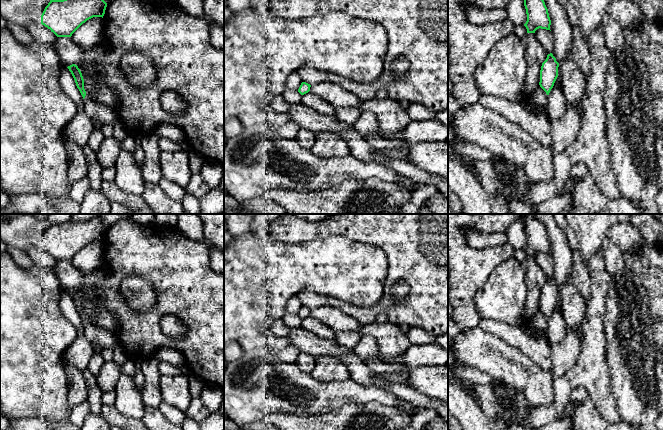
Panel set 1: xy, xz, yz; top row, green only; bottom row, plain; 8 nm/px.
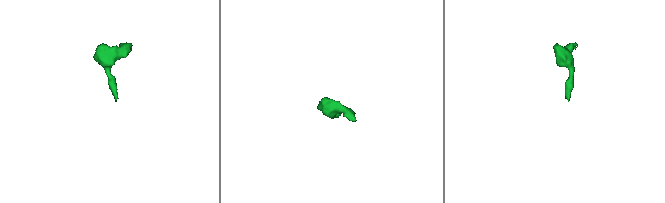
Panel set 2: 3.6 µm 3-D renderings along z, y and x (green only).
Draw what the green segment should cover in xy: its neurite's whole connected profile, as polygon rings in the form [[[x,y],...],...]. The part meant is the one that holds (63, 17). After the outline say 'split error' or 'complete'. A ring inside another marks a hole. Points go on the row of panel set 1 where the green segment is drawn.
[[[50,0],[41,15],[41,24],[57,37],[71,37],[87,20],[93,17],[103,18],[106,7],[104,0]]]; complete

